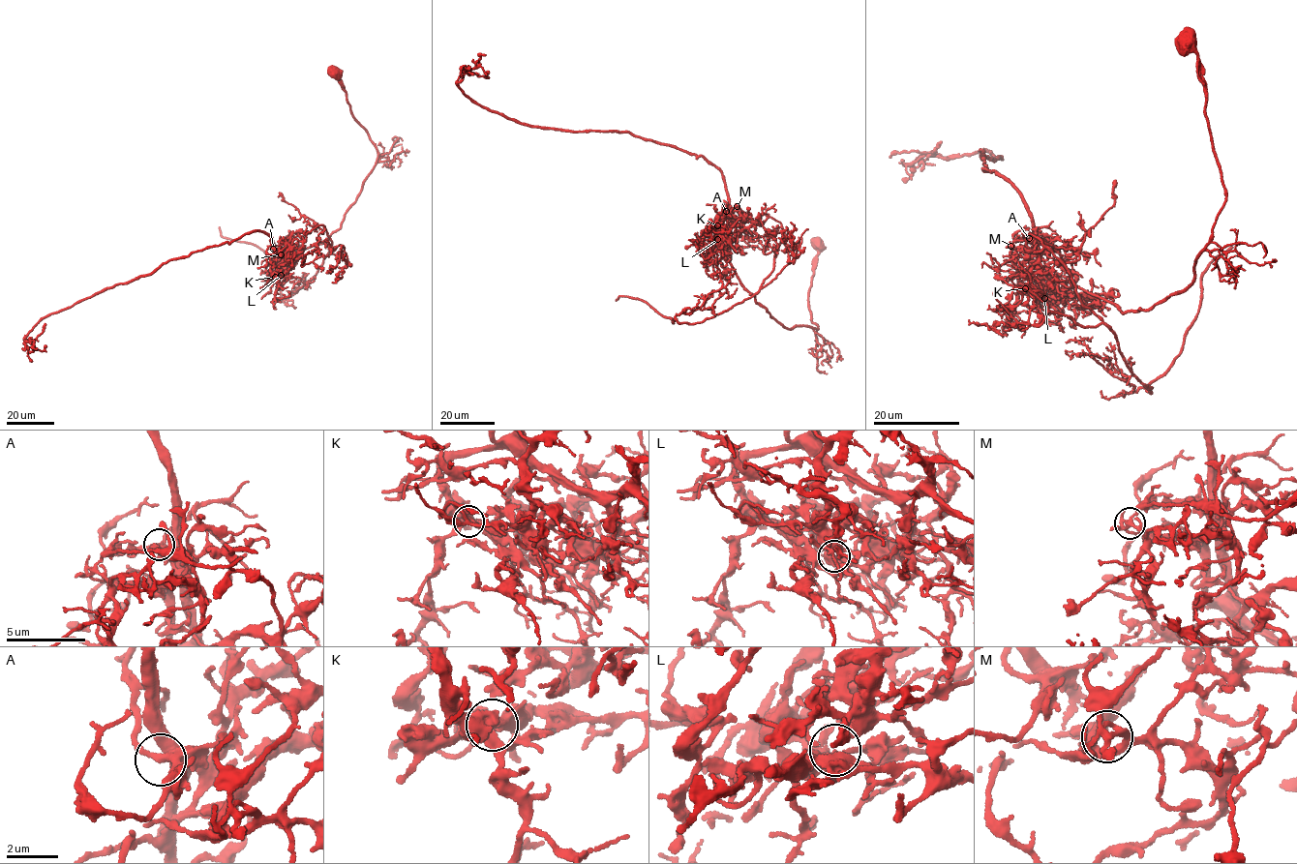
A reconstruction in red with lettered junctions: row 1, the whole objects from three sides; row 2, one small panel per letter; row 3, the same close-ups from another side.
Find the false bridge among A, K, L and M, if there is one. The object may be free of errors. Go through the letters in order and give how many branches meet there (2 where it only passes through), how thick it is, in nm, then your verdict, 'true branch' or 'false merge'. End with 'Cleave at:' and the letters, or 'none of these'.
A: branches 4; calibre 280 nm; true branch
K: branches 4; calibre 400 nm; true branch
L: branches 4; calibre 340 nm; true branch
M: branches 5; calibre 240 nm; false merge
Cleave at: M

